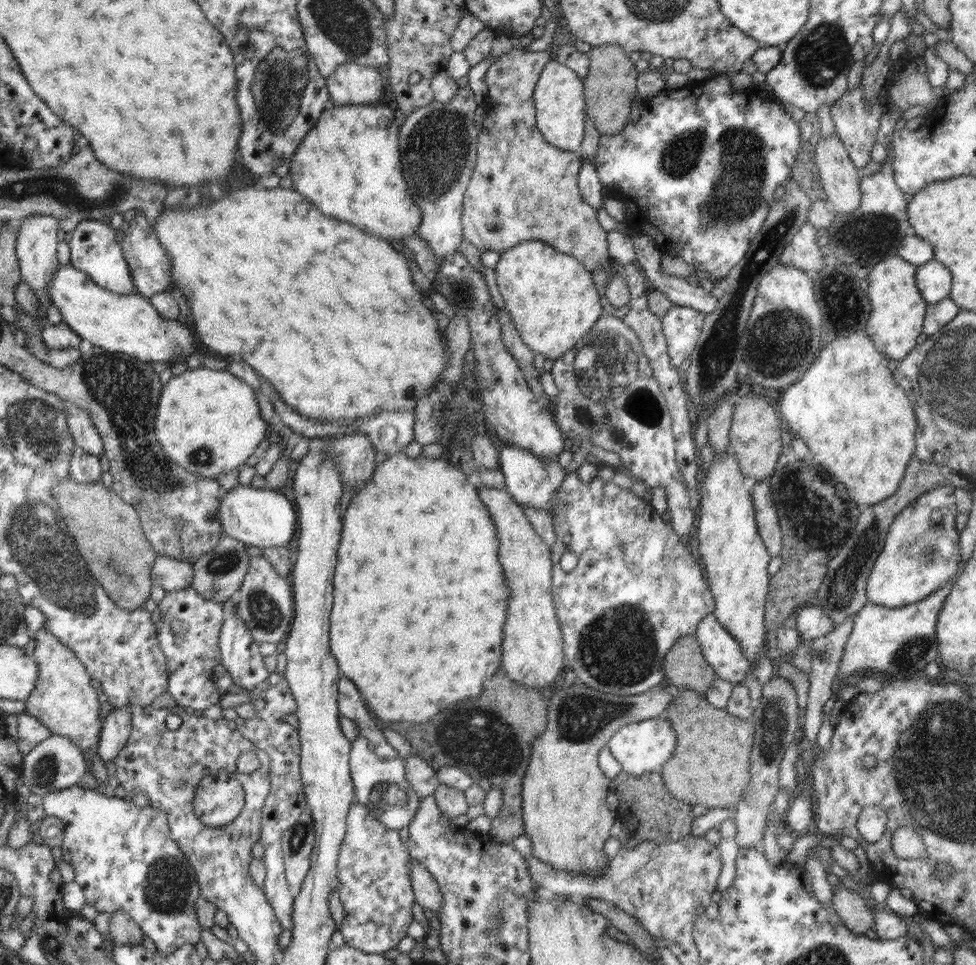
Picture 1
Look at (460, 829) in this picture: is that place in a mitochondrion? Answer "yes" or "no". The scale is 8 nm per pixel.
no

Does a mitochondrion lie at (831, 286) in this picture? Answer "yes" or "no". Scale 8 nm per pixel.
yes

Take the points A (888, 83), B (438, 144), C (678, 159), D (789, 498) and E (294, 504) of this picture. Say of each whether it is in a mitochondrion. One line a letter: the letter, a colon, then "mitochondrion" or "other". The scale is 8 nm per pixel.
A: other
B: mitochondrion
C: mitochondrion
D: mitochondrion
E: other

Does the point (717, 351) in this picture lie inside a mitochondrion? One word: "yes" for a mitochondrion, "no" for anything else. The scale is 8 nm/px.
yes

